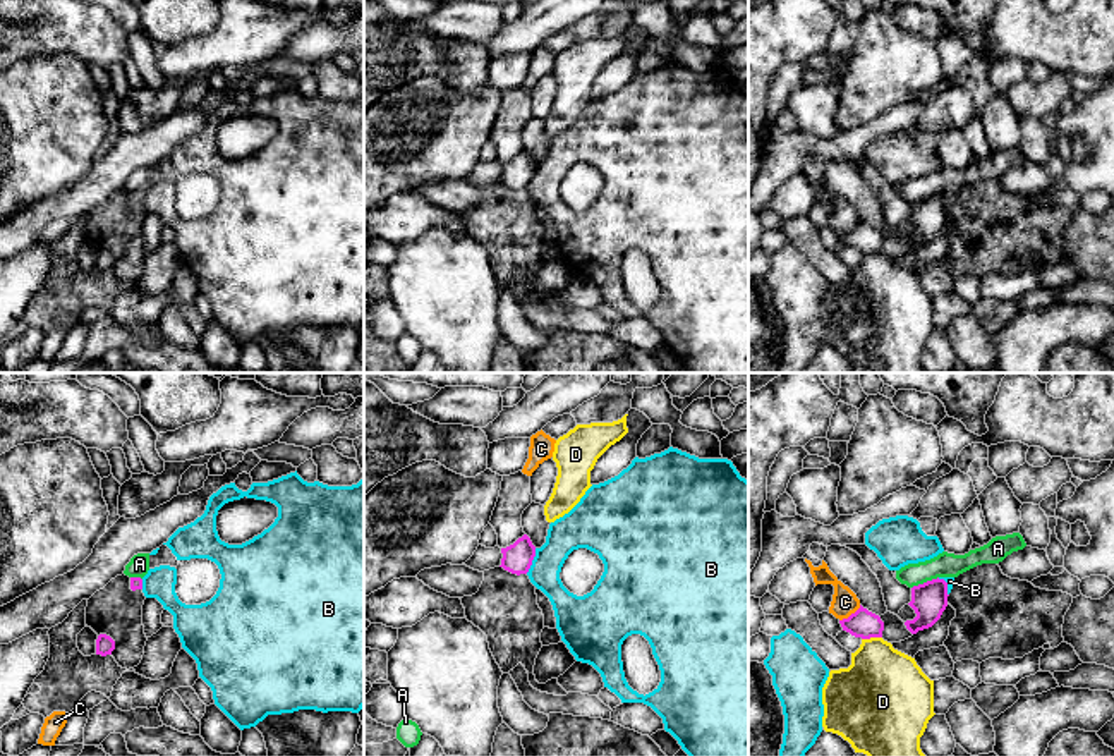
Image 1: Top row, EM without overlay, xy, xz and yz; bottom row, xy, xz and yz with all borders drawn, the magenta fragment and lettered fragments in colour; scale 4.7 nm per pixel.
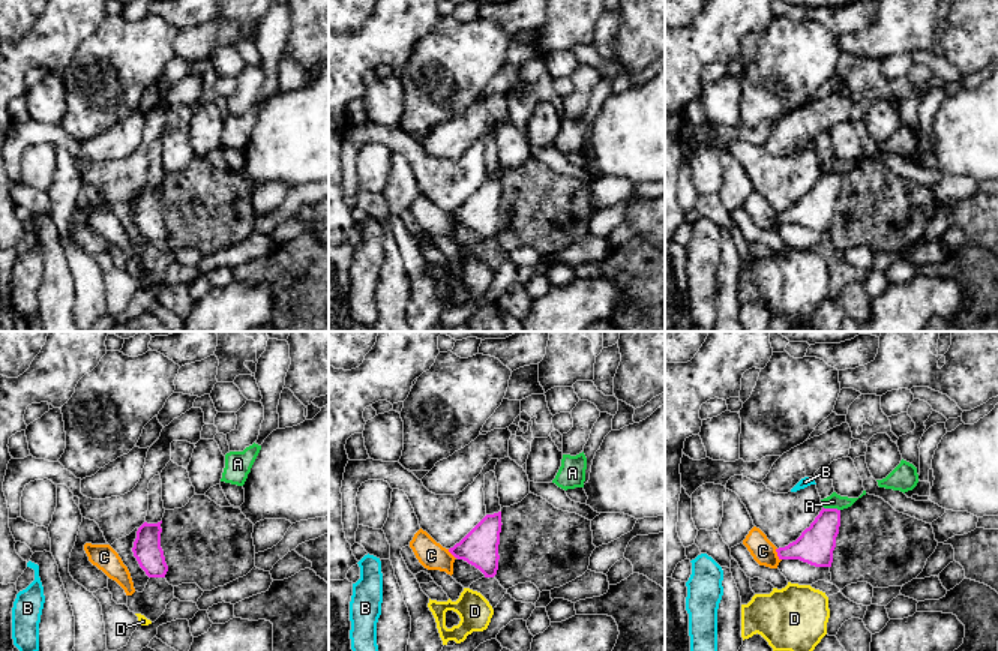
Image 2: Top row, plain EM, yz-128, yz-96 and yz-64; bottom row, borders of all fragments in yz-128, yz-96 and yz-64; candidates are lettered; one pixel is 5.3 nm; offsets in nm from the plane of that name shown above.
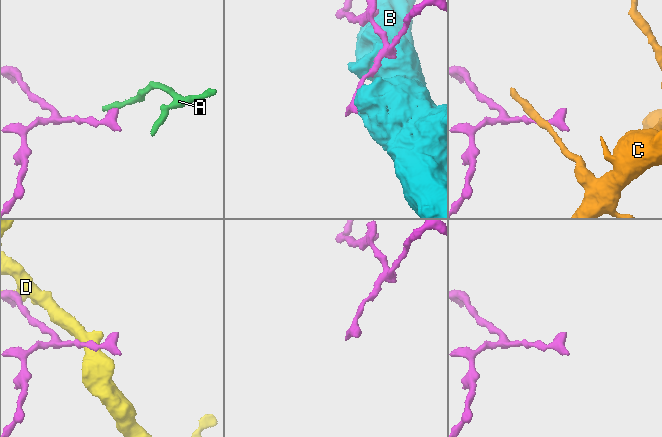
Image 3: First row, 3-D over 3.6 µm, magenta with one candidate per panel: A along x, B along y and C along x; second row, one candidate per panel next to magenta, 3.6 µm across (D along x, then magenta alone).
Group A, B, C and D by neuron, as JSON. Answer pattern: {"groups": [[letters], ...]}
{"groups": [["A"], ["B"], ["C"], ["D"]]}

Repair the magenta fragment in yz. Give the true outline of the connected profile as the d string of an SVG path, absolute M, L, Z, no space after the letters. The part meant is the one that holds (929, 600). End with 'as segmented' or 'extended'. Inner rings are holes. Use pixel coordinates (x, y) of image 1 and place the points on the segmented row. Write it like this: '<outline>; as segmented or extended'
M932 579L911 588L911 601L908 603L917 617L906 620L905 625L911 634L932 627L948 607L948 582Z; as segmented

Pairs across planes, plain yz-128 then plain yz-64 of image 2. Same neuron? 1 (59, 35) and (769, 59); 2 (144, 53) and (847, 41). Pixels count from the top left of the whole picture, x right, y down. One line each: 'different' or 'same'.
1: different
2: different

